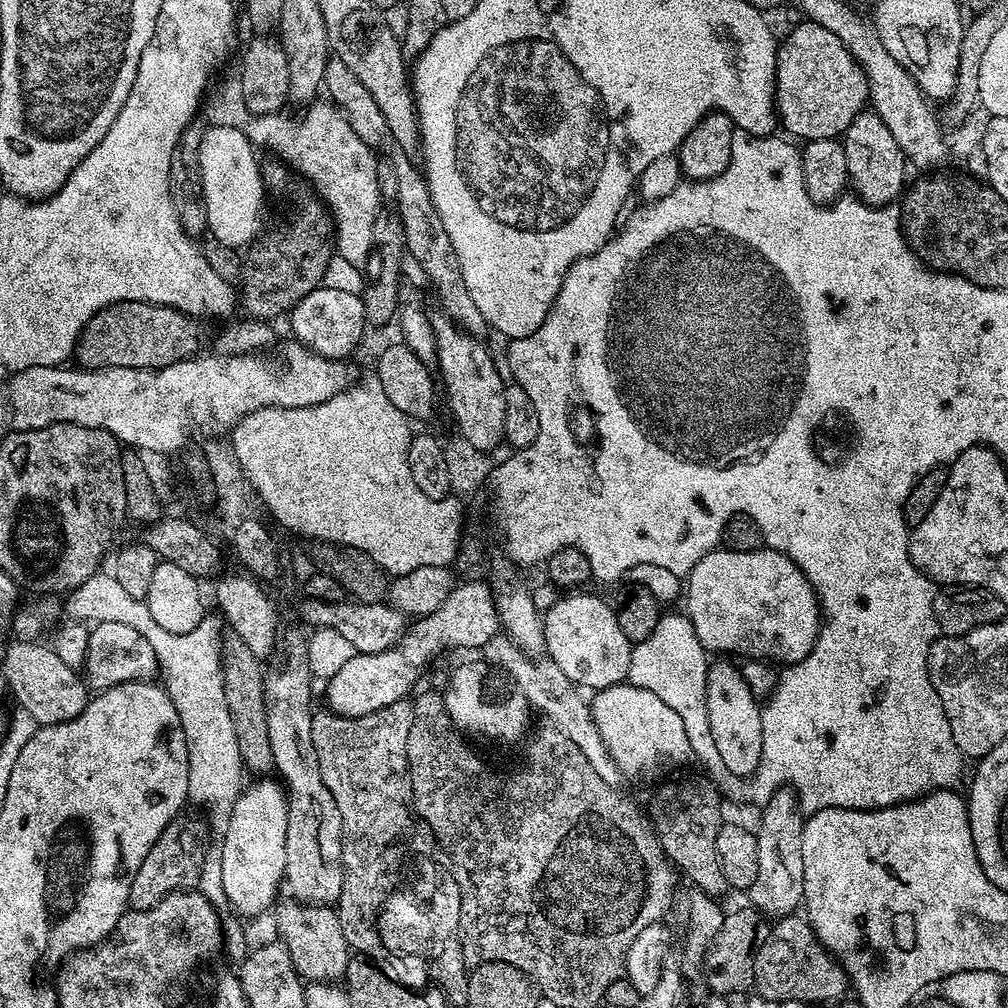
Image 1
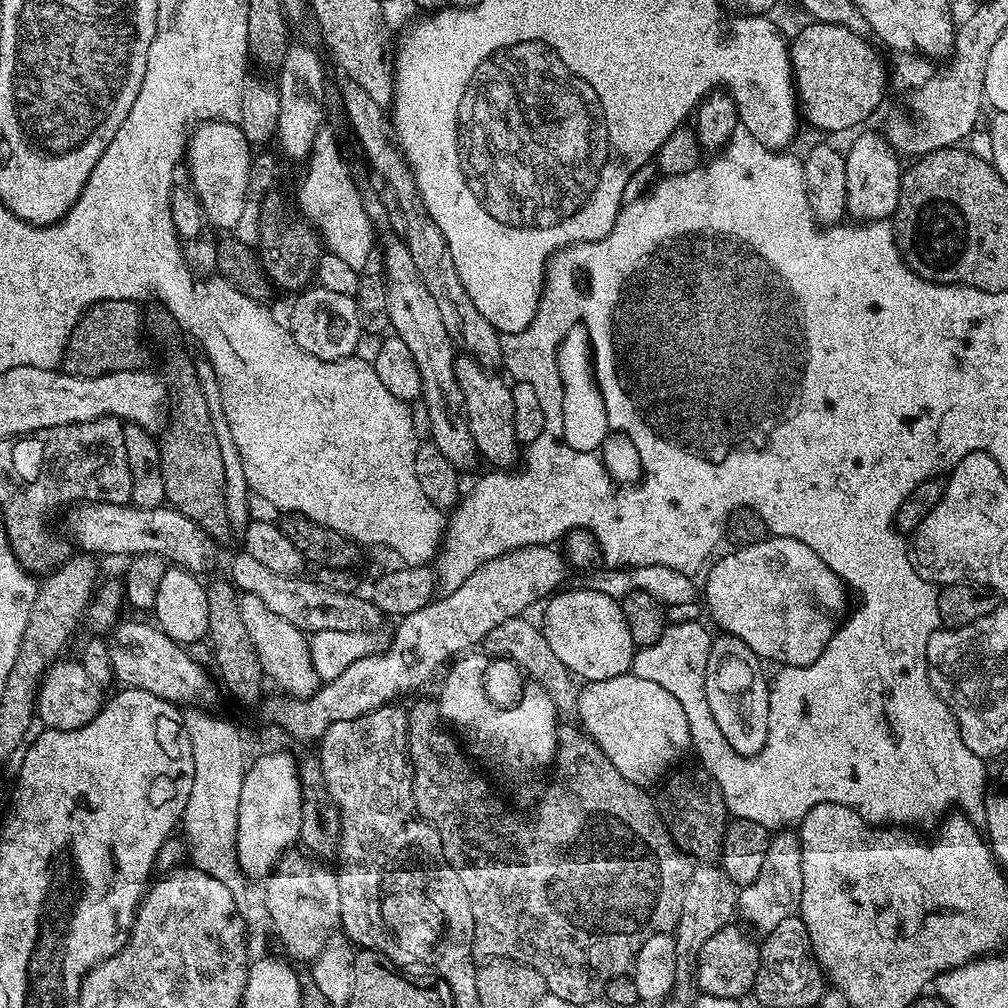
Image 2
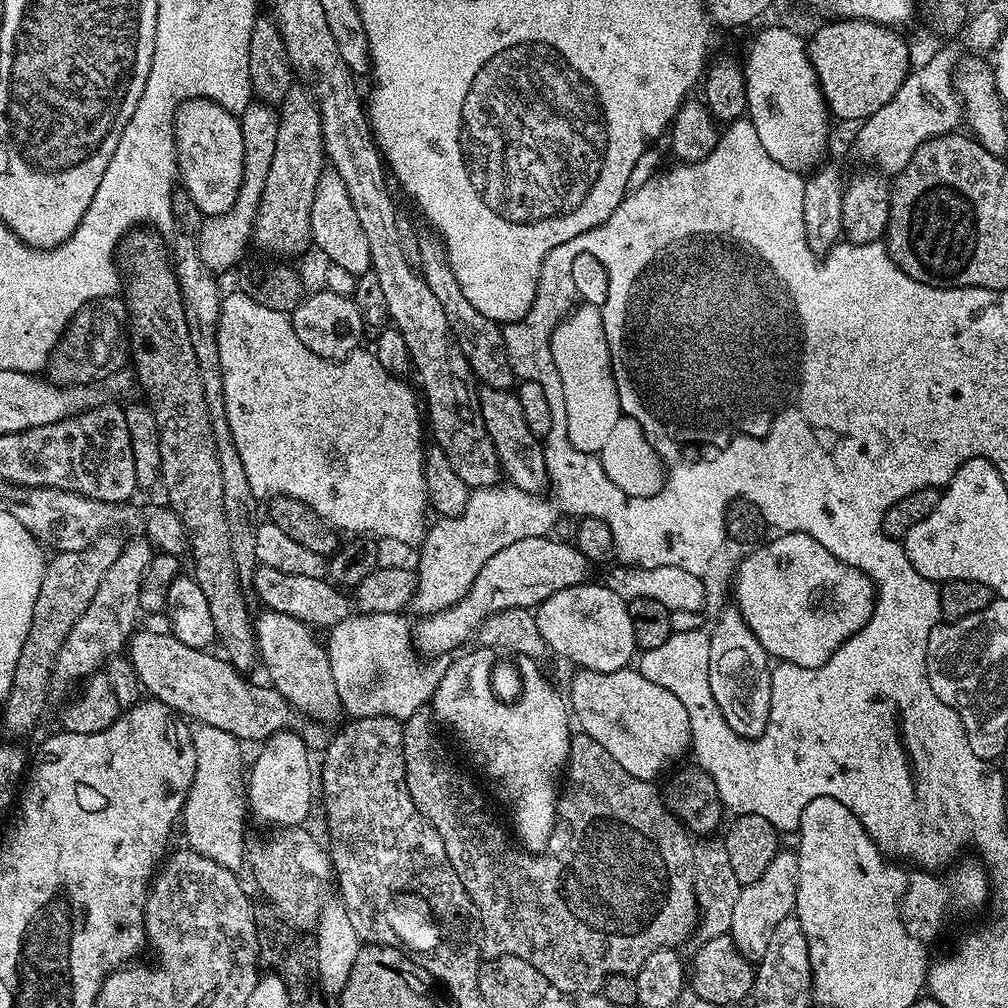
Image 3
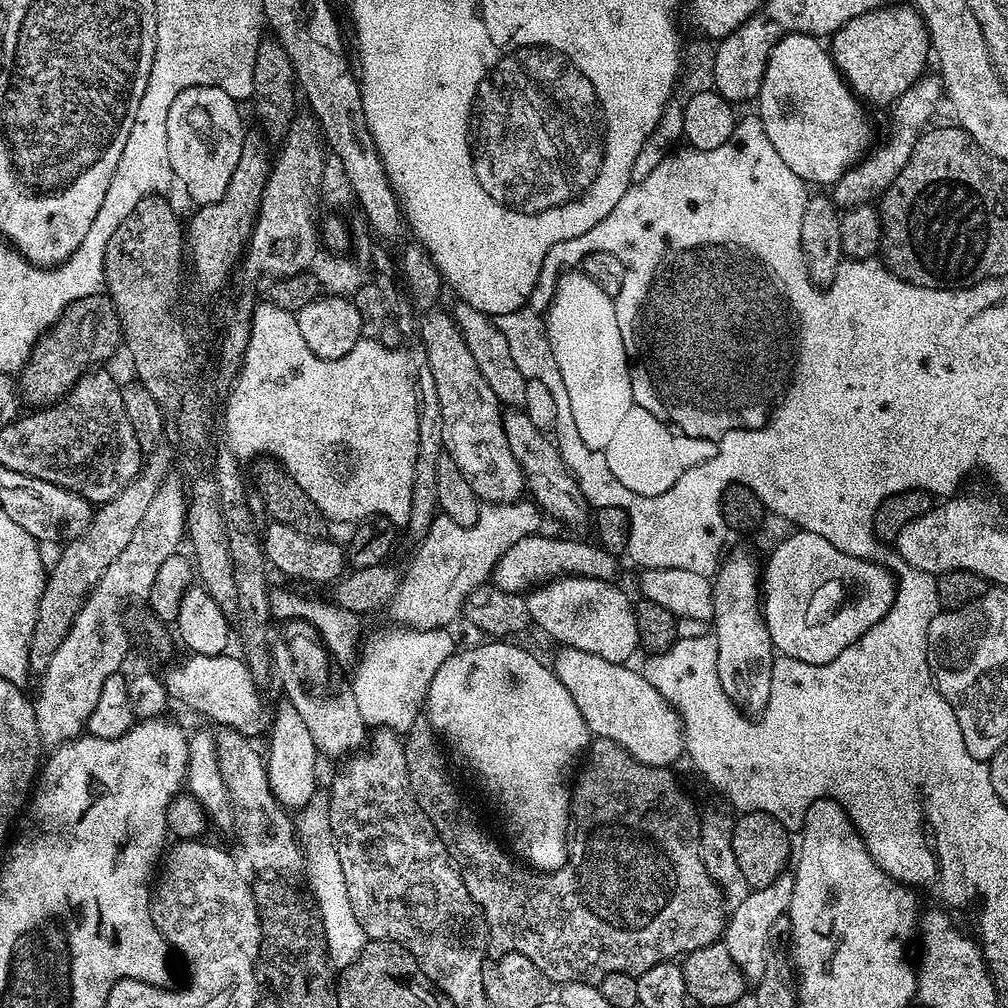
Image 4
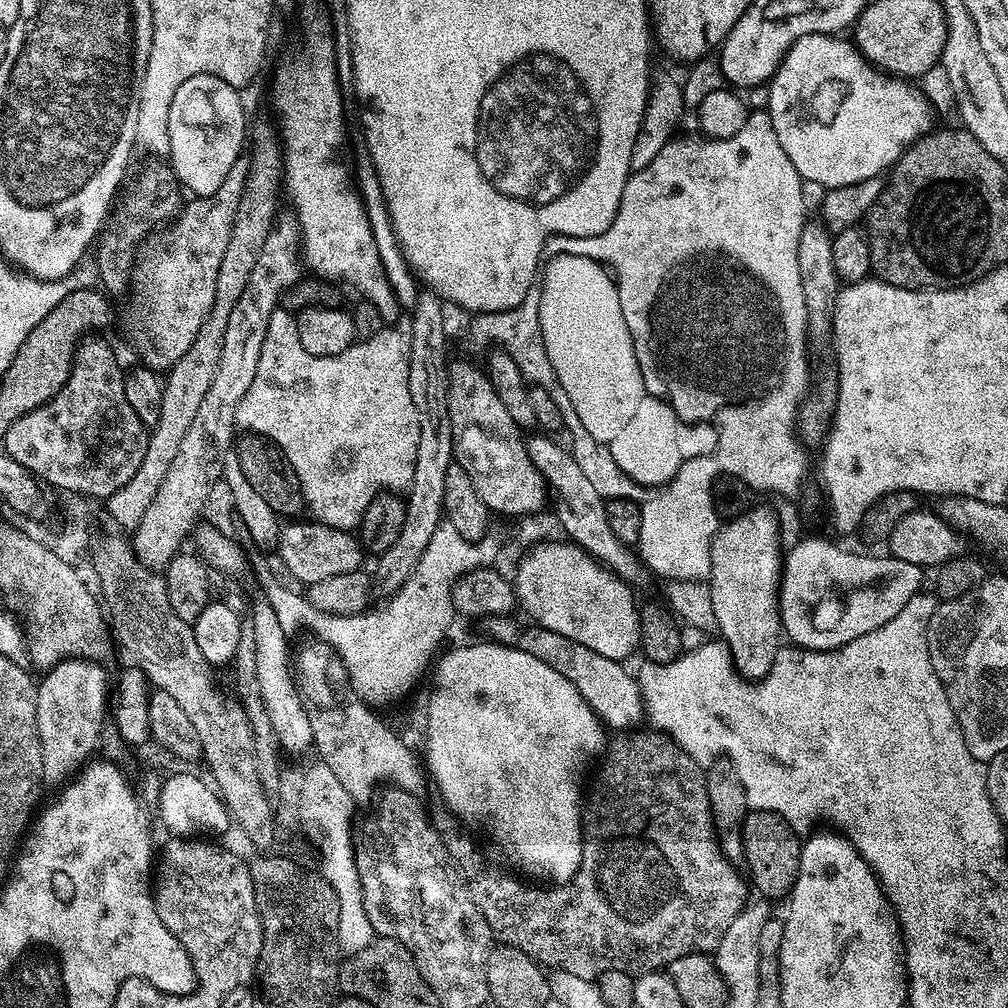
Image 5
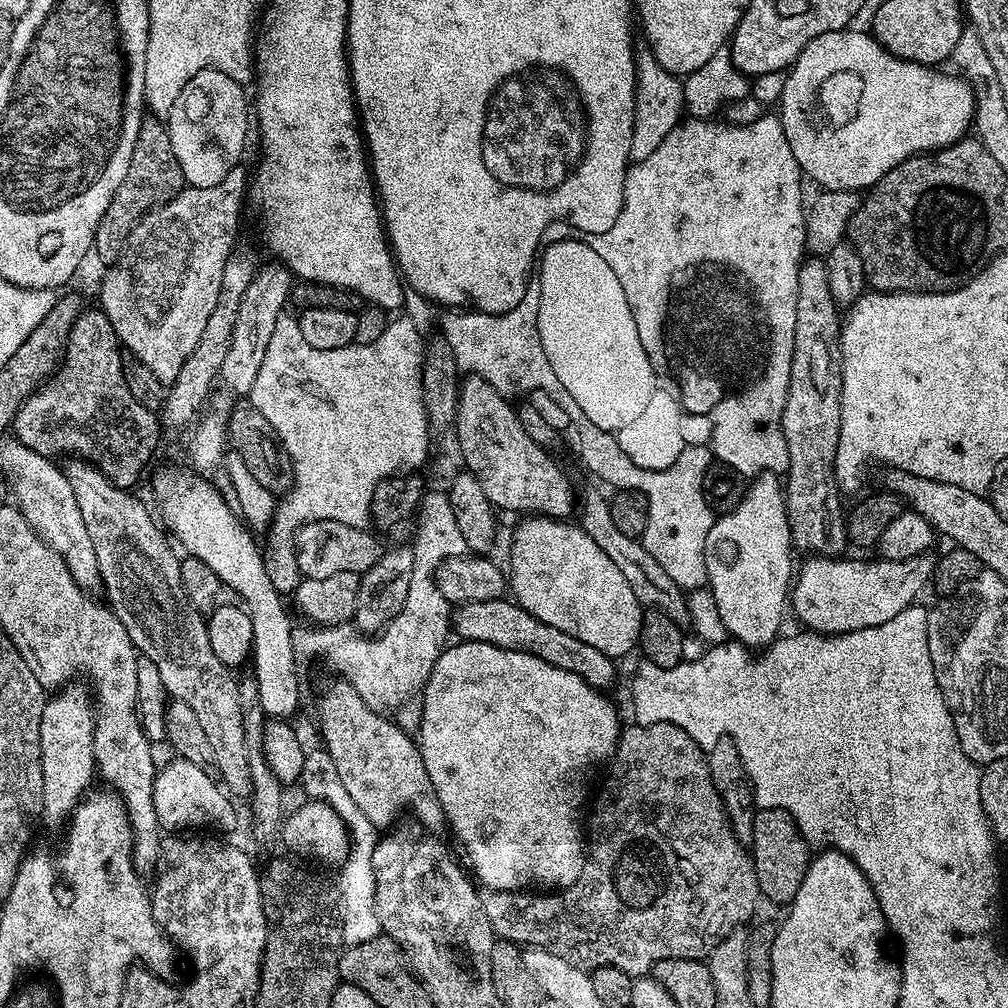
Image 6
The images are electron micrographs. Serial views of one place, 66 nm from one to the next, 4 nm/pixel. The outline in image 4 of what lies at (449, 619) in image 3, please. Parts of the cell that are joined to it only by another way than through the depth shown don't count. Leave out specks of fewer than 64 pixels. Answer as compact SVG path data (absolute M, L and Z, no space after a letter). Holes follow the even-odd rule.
M533 534L522 538L518 542L514 542L514 546L510 546L510 550L506 550L506 554L500 556L496 569L493 570L490 577L491 583L495 587L501 588L503 592L519 592L524 594L539 585L548 583L549 580L559 580L566 576L585 576L586 578L609 582L617 579L615 577L617 557L600 547L599 543L591 542L592 544L587 544L584 540L563 540L560 536L544 535Z

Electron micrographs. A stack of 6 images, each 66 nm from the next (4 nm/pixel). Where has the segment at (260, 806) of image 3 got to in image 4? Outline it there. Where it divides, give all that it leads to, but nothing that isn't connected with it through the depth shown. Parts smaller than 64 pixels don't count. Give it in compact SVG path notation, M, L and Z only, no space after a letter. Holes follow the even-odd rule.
M281 702L277 708L274 708L270 735L267 740L266 769L269 791L276 797L277 803L283 805L285 809L299 810L304 808L306 802L310 802L318 792L318 788L316 788L318 753L314 738L310 738L310 730L306 727L306 722L302 722L298 710L294 710L292 704Z

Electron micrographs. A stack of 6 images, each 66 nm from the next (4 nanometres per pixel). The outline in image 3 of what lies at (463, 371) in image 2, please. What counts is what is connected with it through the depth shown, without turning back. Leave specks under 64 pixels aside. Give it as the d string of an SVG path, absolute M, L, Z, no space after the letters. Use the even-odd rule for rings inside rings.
M481 387L478 392L478 411L484 423L486 434L498 454L501 473L513 488L521 488L527 492L543 493L549 483L544 449L541 441L534 435L522 415L522 406L518 402L516 392L506 388Z

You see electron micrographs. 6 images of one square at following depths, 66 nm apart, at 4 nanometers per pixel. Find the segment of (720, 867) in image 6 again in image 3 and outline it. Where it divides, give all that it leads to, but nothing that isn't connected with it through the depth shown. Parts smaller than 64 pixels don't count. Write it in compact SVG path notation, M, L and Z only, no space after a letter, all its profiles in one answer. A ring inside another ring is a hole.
M425 706L415 710L408 720L403 721L403 725L402 750L404 751L404 769L406 770L406 790L410 790L410 798L416 809L432 823L434 830L438 830L438 834L446 846L446 858L450 858L450 866L454 866L462 886L468 891L468 897L474 902L476 915L480 921L482 952L485 957L517 956L526 962L530 962L530 966L534 966L534 970L538 970L538 974L545 976L549 985L557 993L587 994L600 992L607 976L613 976L619 972L635 973L644 964L645 958L654 954L654 950L676 948L687 936L691 937L695 933L698 921L698 905L693 869L694 840L688 829L668 809L668 805L664 803L661 789L659 787L655 788L654 785L656 784L652 780L643 780L628 773L606 752L605 747L600 746L598 742L588 737L583 731L577 731L570 742L566 775L563 777L562 791L558 796L559 823L562 828L572 833L569 834L568 840L562 841L560 845L557 843L555 847L545 851L543 855L537 858L527 850L521 850L519 847L516 847L517 849L511 848L508 845L507 834L498 825L488 824L488 808L484 805L484 796L476 789L475 782L466 773L459 772L452 765L452 756L444 749L444 744L440 741L439 734L436 733L438 724L434 719L431 707Z

